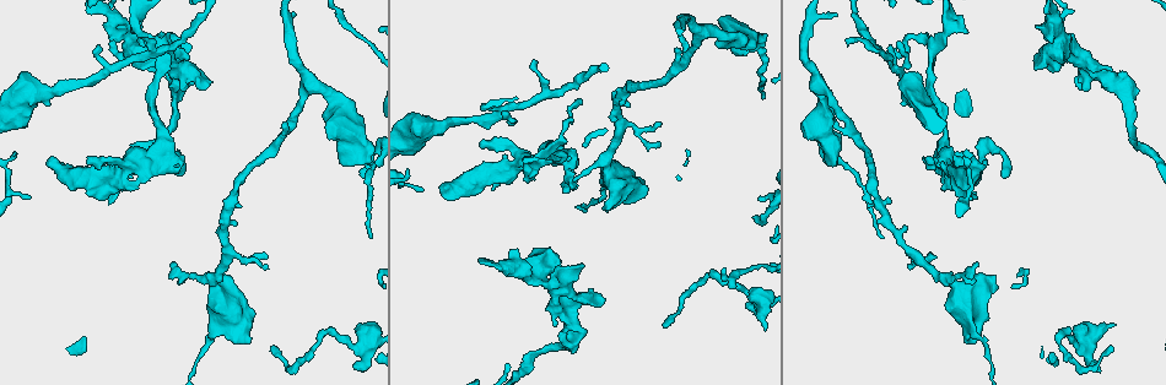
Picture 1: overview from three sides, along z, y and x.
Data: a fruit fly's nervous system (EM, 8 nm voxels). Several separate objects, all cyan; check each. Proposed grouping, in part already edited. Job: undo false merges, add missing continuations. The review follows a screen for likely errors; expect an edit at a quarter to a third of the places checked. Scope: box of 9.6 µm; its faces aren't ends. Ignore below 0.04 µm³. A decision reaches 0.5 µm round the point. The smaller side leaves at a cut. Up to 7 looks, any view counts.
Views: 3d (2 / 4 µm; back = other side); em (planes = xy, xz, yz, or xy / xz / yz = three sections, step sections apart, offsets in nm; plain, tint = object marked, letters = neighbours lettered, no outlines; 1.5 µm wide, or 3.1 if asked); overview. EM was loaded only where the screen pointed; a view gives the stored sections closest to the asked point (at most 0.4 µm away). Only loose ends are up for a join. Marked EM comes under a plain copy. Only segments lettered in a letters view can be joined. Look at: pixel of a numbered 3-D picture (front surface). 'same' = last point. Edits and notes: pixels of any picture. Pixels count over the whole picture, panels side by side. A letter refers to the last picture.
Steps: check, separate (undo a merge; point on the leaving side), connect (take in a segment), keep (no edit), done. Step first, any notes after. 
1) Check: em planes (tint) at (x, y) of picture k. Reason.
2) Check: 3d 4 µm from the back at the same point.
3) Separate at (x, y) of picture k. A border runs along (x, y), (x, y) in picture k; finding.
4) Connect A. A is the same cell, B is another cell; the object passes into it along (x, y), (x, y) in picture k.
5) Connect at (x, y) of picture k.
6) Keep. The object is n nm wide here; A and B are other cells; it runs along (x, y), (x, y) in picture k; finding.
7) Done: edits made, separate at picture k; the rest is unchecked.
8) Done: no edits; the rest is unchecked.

Check: 3d 2 µm at (89, 165) of picture 1. Free end.

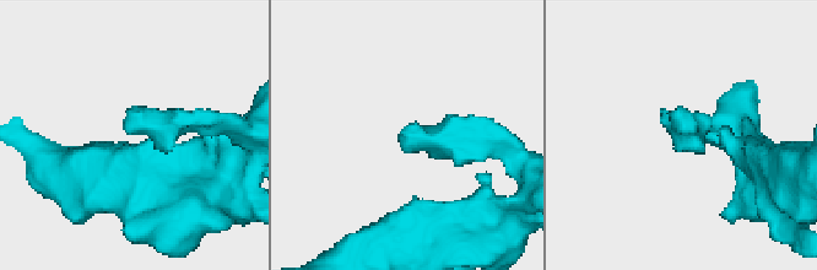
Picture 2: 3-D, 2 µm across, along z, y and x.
Check: em planes (letters) at (401, 139) of picture 2. Now the EM.

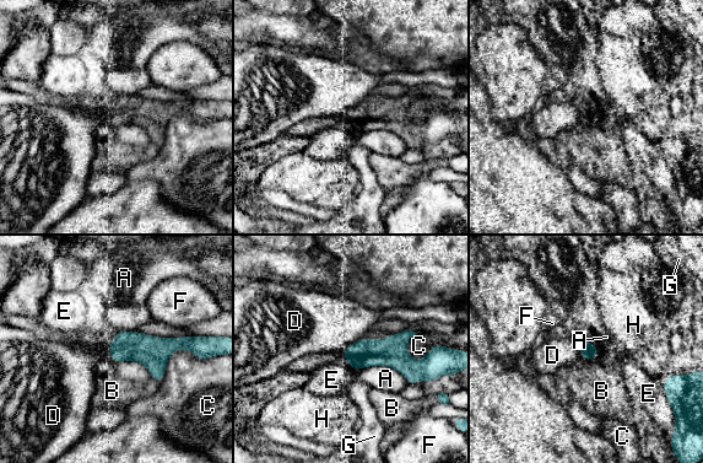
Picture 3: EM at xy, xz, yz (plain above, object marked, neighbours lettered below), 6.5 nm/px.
Keep. A, B, C, D, E, F, G and H are other cells; a border runs along (576, 337), (582, 357) in picture 3; no lettered segment goes on from it.

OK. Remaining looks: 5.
Check: em xy step 8 (letters) at (666, 328) of picture 1. An open end.

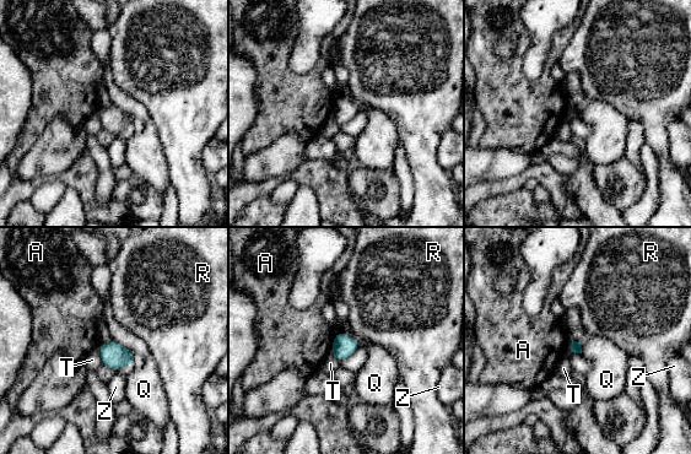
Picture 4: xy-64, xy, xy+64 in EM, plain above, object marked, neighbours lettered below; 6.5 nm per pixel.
Keep. The object is 70 nm wide here; A, Q, R, T and Z are other cells; a border runs along (579, 342), (582, 352) in picture 4; no lettered segment goes on from it.

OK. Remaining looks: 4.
Check: 3d 4 µm at (974, 332) of picture 1. Calibre changes.

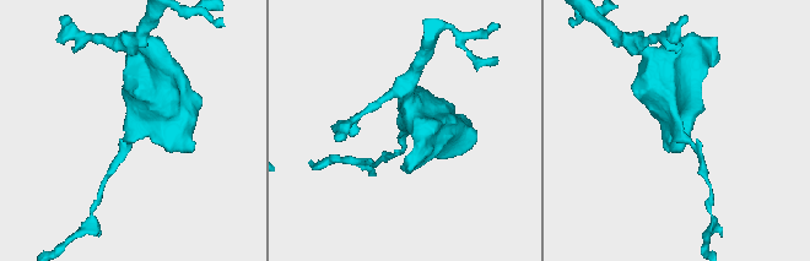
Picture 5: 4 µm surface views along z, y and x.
Check: em planes (letters) at (129, 132) of picture 5.

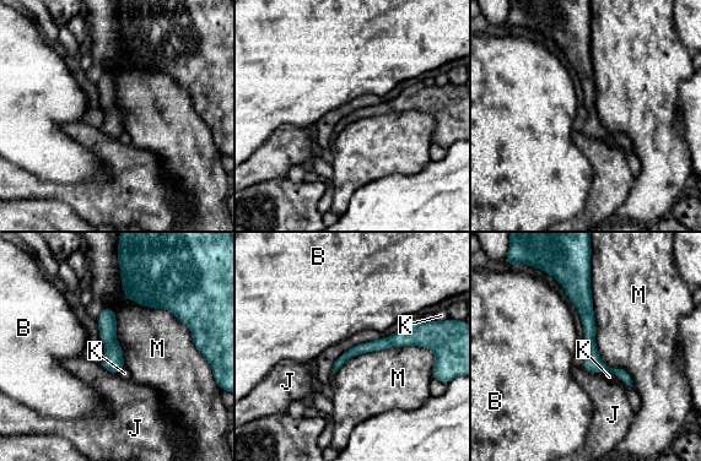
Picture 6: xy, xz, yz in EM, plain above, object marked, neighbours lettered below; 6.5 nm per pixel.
Keep. B, J, K and M are other cells; it runs along (582, 277), (593, 357), (627, 380) in picture 6; all the same neuron.

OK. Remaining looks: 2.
Done: no edits; the rest is unchecked.

